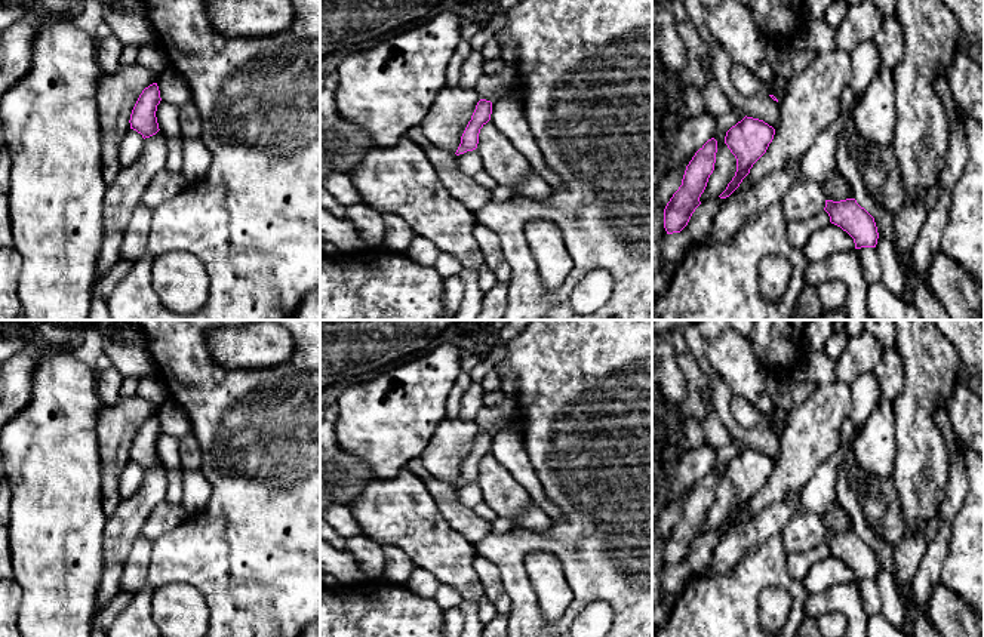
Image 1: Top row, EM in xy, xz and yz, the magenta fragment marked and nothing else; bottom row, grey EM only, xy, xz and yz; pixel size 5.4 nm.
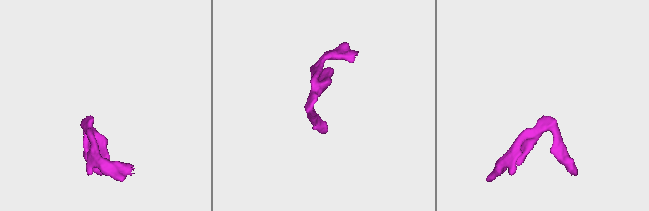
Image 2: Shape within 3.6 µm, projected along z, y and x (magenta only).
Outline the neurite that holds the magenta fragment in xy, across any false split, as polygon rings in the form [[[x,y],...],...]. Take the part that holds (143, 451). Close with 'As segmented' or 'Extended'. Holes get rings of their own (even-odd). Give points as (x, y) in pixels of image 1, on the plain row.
[[[157,415],[150,416],[139,427],[132,446],[130,446],[130,461],[142,467],[142,470],[150,470],[156,467],[159,461],[156,443],[160,436],[160,422]]]. As segmented

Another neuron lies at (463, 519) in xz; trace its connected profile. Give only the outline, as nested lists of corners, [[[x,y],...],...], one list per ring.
[[[431,474],[424,480],[437,508],[448,524],[459,532],[471,545],[477,545],[489,532],[491,523],[474,513],[474,508],[462,505],[456,499],[456,486],[442,483]]]

